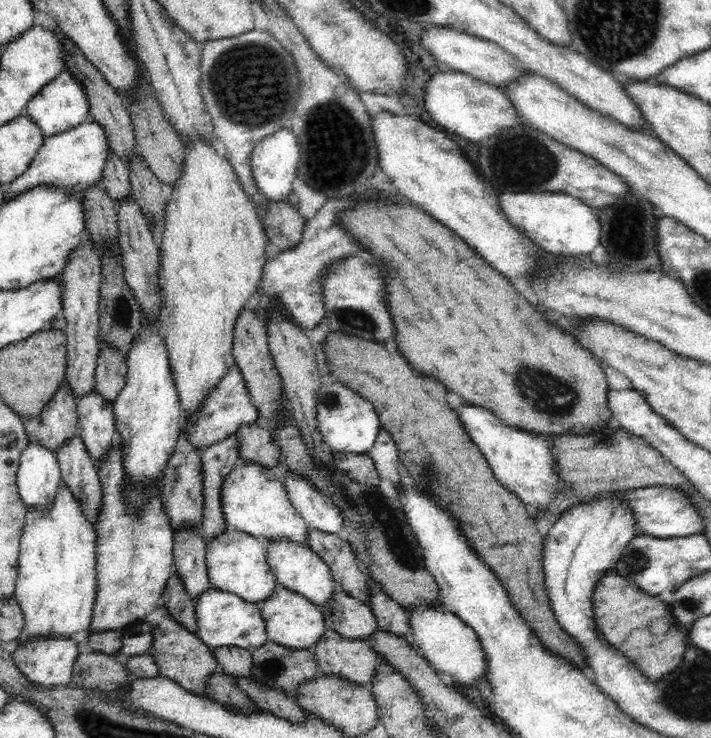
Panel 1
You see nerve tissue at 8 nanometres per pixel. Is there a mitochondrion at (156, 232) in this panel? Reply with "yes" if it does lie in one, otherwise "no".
no

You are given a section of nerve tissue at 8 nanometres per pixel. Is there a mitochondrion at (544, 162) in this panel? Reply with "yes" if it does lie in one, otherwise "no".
yes

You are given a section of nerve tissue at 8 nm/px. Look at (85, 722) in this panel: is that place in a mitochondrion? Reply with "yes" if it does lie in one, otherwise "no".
yes

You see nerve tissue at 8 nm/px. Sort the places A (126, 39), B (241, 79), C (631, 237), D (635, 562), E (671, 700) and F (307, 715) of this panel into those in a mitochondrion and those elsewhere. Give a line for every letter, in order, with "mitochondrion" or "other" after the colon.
A: other
B: mitochondrion
C: mitochondrion
D: mitochondrion
E: mitochondrion
F: other

